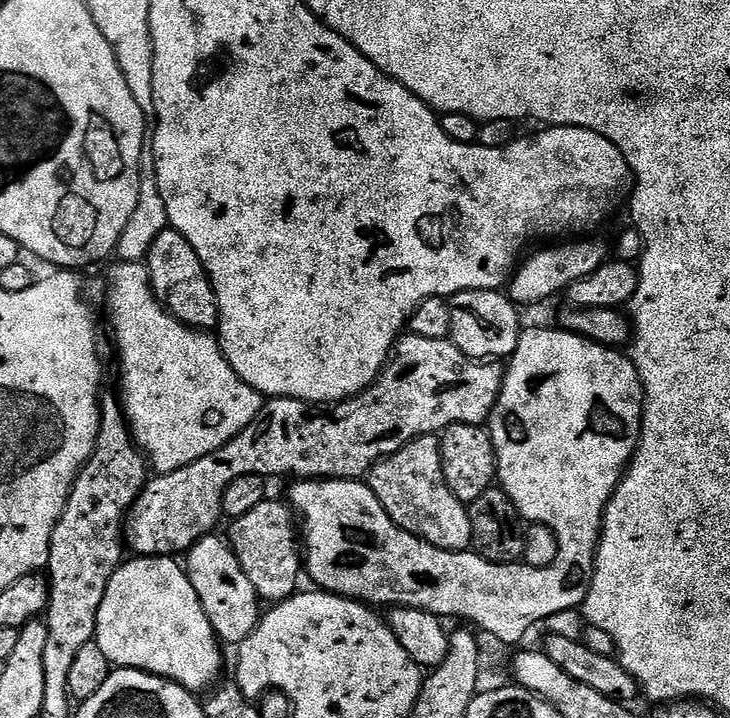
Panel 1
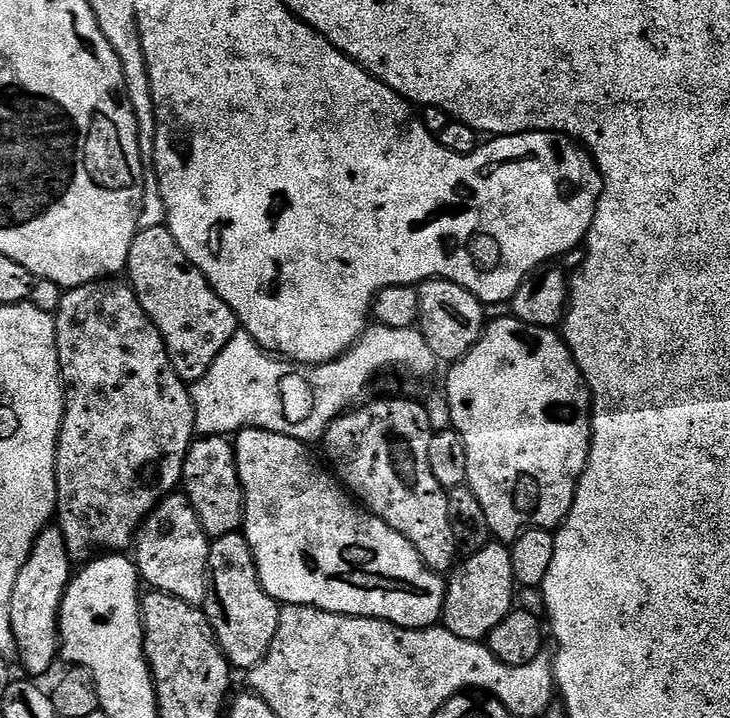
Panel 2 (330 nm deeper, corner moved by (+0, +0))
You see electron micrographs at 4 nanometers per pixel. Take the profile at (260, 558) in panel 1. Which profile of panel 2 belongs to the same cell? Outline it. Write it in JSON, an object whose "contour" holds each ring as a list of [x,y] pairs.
{"contour":[[[243,531],[217,536],[209,543],[208,571],[214,594],[206,601],[206,611],[216,640],[233,669],[251,670],[262,662],[274,642],[274,634],[278,634],[281,605],[264,592]]]}

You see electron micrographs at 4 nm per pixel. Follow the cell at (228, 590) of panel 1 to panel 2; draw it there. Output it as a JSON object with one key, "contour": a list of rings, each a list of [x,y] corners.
{"contour":[[[169,494],[152,509],[134,541],[134,563],[149,589],[176,596],[182,602],[203,605],[210,595],[208,546],[210,537],[200,528],[198,514],[183,494]]]}

